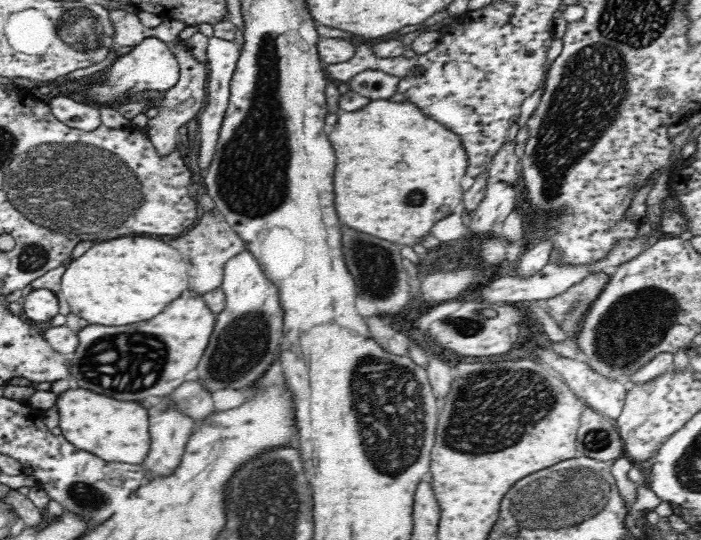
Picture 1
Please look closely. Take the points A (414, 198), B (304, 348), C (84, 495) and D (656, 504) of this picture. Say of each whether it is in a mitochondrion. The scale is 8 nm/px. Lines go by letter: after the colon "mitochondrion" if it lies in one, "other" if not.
A: mitochondrion
B: other
C: mitochondrion
D: other

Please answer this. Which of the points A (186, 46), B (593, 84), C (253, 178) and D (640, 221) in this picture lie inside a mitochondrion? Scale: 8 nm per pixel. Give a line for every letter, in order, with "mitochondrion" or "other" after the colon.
A: other
B: mitochondrion
C: mitochondrion
D: other

